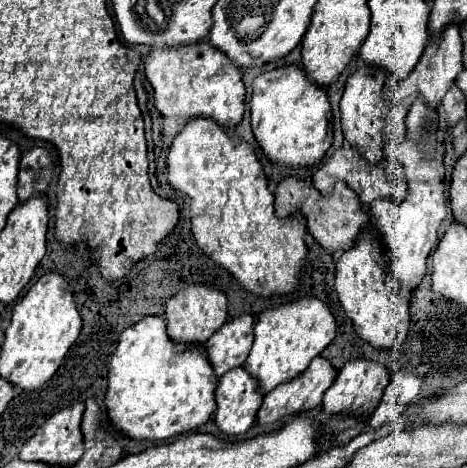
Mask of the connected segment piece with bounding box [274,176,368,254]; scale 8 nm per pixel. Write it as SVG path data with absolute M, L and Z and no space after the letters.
M286 176L284 180L278 182L276 186L276 212L278 216L288 216L294 208L298 208L304 216L306 216L306 226L310 228L312 236L326 246L328 252L344 252L346 248L350 248L350 244L354 242L356 234L362 230L362 226L368 224L368 216L360 210L360 200L358 196L342 182L336 180L336 184L332 186L332 192L324 194L320 190L314 188L312 182L306 182L304 178L298 176Z

